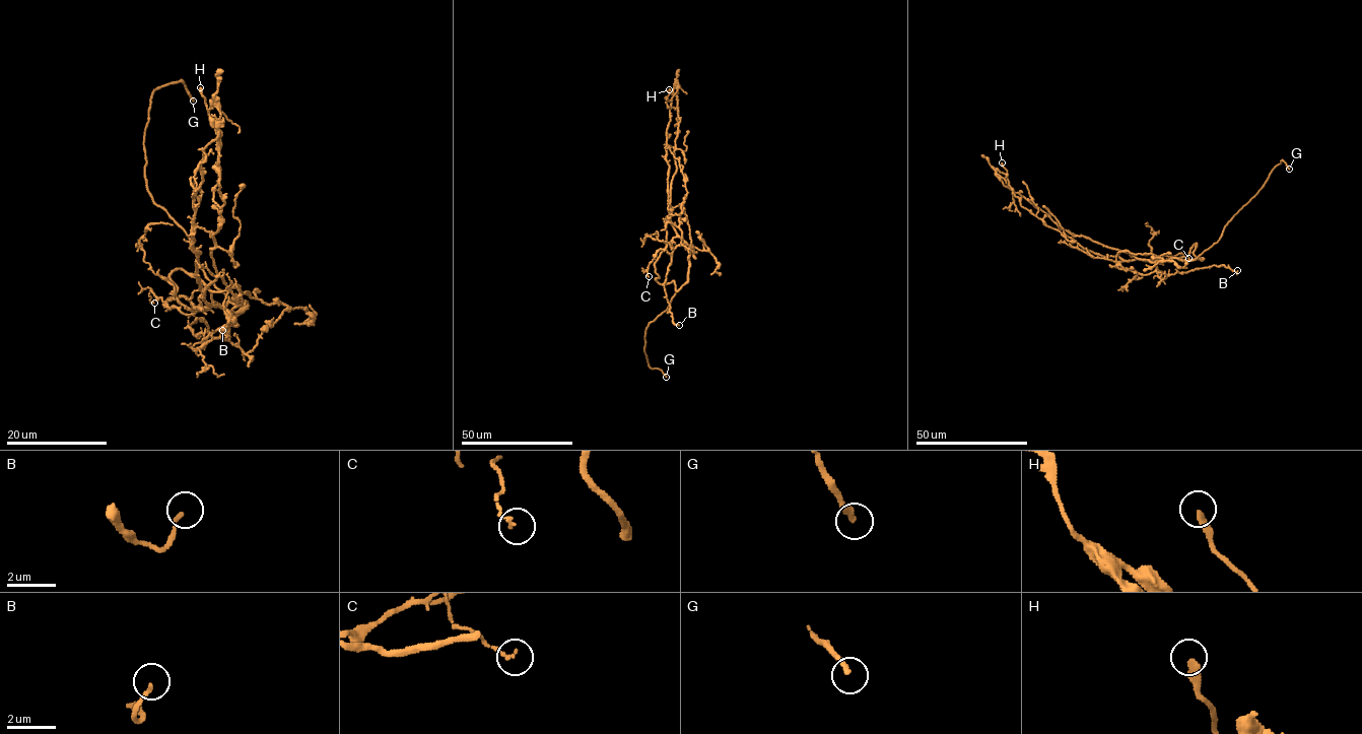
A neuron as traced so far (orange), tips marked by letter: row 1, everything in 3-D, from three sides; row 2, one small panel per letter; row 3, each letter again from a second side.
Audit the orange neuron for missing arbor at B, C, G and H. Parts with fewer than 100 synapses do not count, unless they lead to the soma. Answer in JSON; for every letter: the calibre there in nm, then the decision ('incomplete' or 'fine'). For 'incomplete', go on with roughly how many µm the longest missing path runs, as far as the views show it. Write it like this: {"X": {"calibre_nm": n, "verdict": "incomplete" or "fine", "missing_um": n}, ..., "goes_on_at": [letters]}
{"B": {"calibre_nm": 130, "verdict": "fine"}, "C": {"calibre_nm": 140, "verdict": "fine"}, "G": {"calibre_nm": 240, "verdict": "incomplete", "missing_um": 30}, "H": {"calibre_nm": 280, "verdict": "fine"}, "goes_on_at": ["G"]}

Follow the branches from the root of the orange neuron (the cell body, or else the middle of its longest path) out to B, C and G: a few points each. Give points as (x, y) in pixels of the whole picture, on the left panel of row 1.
B: (221, 308), (236, 315), (206, 339), (188, 327), (201, 318), (213, 336), (222, 330)
C: (221, 308), (202, 307), (196, 313), (183, 314), (171, 308), (151, 288), (149, 294), (154, 303)
G: (221, 308), (246, 302), (206, 277), (145, 177), (152, 92), (182, 82), (193, 101)

